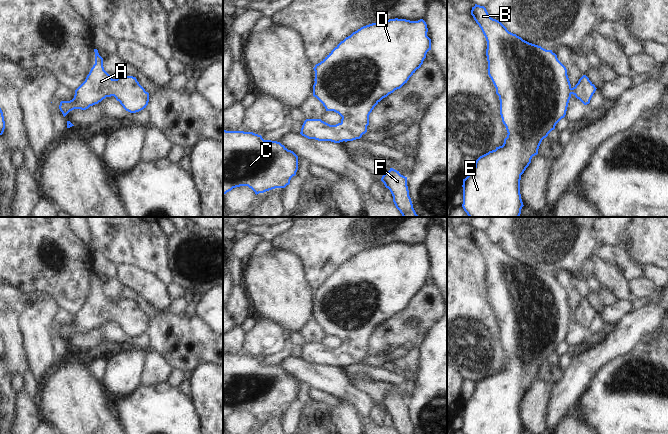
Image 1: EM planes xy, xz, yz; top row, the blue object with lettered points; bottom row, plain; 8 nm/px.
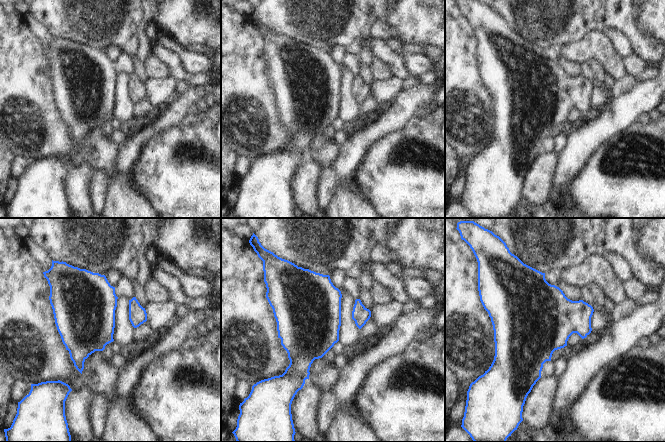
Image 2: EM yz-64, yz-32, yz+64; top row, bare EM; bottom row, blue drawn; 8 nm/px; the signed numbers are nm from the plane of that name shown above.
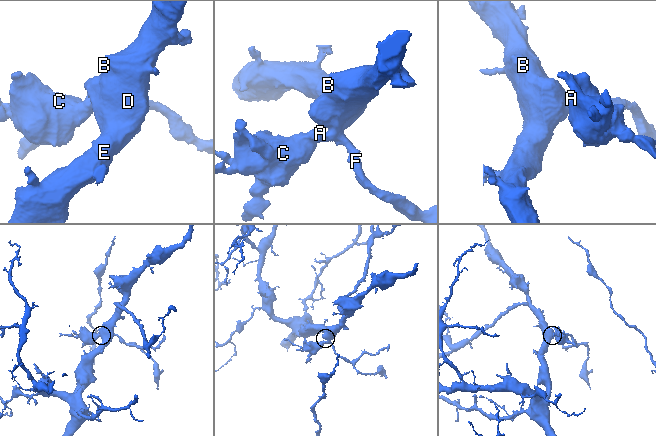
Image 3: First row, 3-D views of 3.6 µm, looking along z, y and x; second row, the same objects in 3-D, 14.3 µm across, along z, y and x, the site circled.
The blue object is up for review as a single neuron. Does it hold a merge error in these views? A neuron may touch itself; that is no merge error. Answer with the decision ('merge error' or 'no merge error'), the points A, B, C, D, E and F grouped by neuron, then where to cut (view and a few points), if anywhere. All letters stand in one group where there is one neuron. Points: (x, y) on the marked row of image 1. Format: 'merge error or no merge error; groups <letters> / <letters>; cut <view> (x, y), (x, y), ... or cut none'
no merge error; groups A B C D E F; cut none

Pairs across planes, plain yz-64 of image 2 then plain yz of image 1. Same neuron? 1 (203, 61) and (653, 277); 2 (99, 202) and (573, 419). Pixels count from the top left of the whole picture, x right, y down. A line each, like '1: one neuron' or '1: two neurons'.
1: two neurons
2: two neurons

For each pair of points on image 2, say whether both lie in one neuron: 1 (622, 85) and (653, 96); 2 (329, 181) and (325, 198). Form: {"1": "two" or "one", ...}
{"1": "two", "2": "one"}

